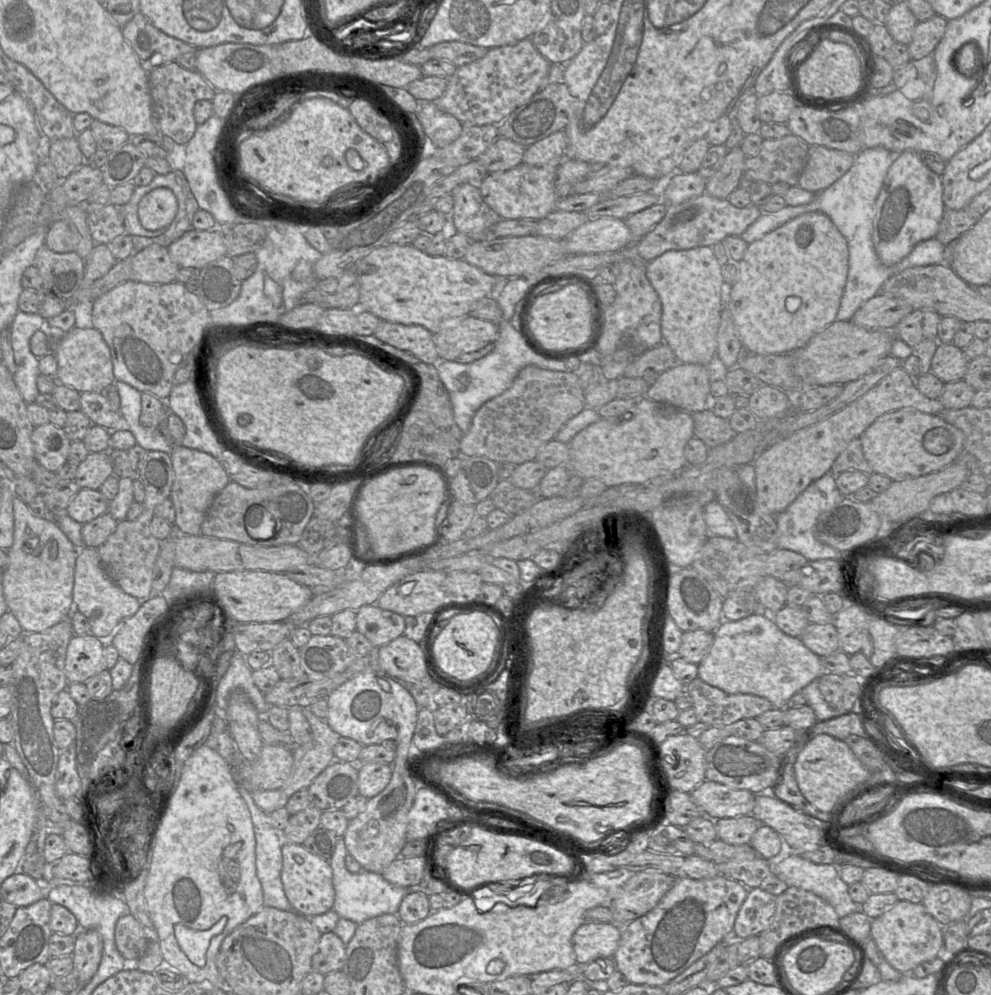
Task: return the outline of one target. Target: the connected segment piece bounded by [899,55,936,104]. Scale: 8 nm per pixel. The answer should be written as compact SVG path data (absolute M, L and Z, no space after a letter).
M933 55L911 61L913 61L918 75L916 78L907 81L899 90L907 99L914 101L914 104L919 99L931 101L936 80L936 64Z

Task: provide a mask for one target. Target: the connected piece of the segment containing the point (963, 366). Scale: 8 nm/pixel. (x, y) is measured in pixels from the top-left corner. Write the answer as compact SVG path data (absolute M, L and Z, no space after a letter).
M939 343L931 361L930 372L944 383L964 379L969 359L953 343Z

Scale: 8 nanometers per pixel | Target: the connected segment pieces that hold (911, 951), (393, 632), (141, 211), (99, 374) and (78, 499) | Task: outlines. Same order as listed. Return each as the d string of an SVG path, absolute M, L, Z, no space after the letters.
M898 900L888 911L872 919L870 936L887 962L902 974L911 974L919 964L943 953L943 927L922 903Z
M363 605L357 611L357 628L378 648L404 634L405 616L377 605Z
M157 187L139 202L138 216L141 225L150 231L168 229L178 212L178 201L167 187Z
M74 327L65 335L54 354L58 363L58 383L72 387L80 393L102 392L116 381L110 349L101 332L94 327Z
M82 488L70 501L66 513L85 524L109 512L110 502L99 489Z

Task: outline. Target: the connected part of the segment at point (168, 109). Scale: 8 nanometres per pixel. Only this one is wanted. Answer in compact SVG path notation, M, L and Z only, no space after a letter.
M176 62L165 63L149 73L150 94L156 116L158 131L178 144L186 145L193 137L197 122L194 106L199 100L212 100L216 90L197 71L189 71Z

